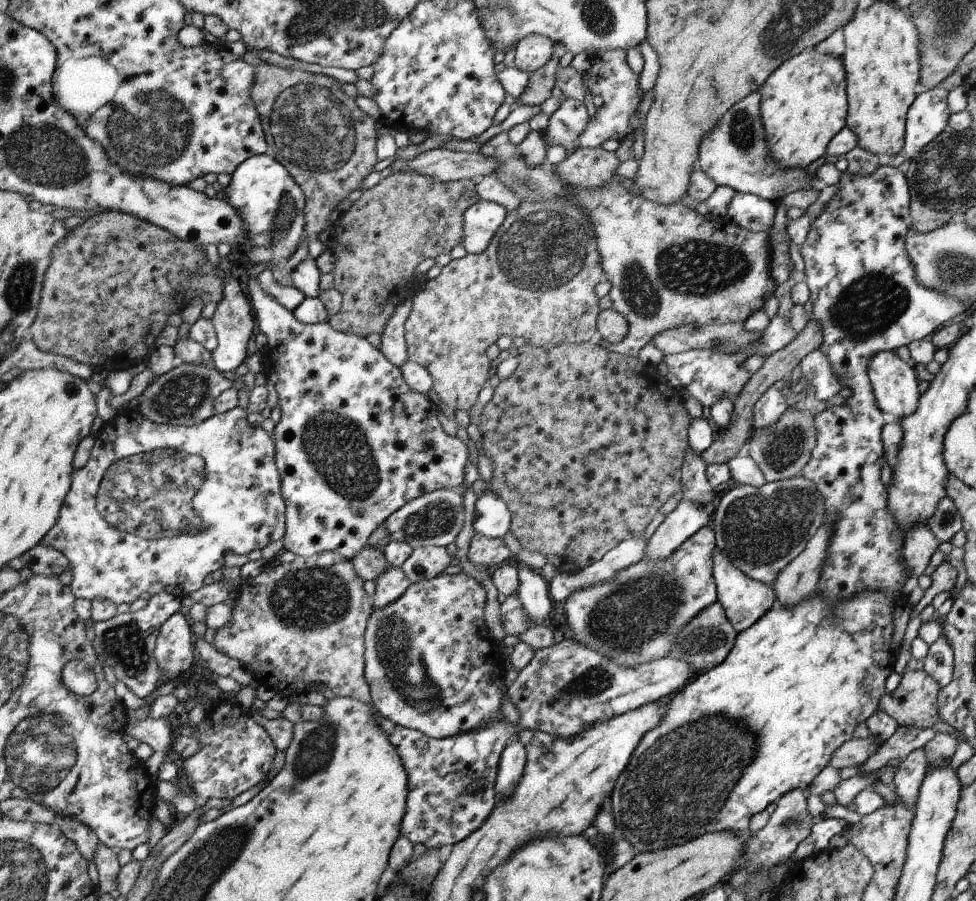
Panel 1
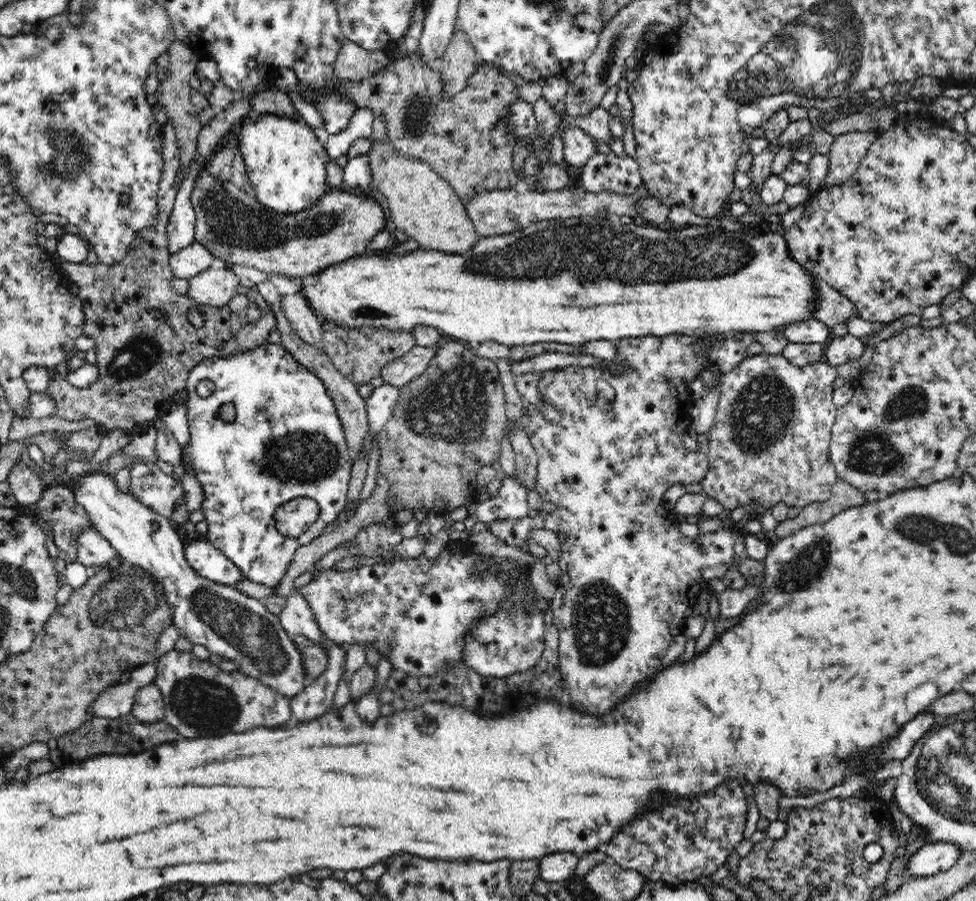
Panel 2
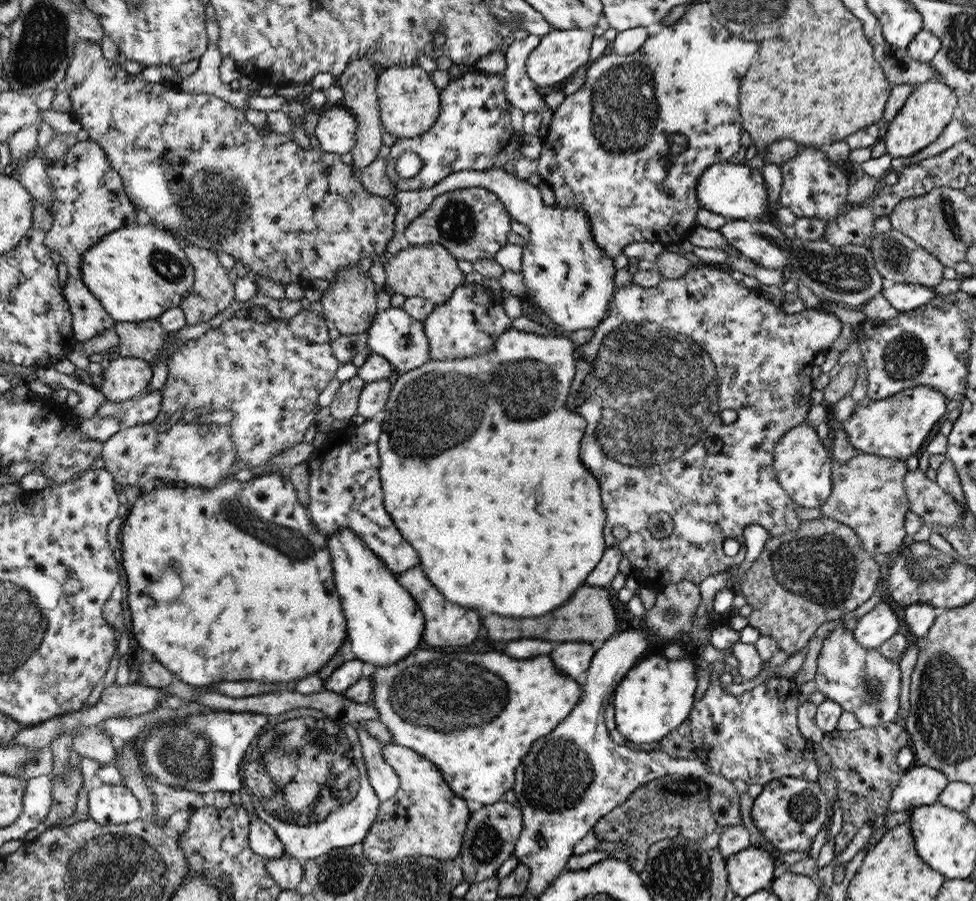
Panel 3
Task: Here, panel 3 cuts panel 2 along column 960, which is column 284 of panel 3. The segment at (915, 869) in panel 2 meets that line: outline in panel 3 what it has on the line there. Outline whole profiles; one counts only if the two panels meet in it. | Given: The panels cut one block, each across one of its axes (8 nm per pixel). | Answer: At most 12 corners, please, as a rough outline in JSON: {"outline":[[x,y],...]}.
{"outline":[[250,817],[250,848],[263,859],[285,852],[274,829]]}

